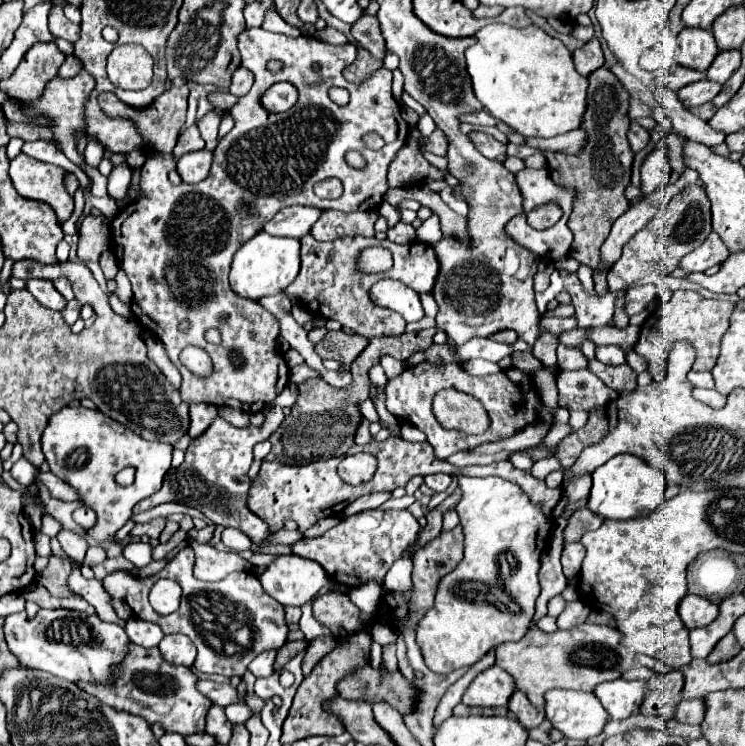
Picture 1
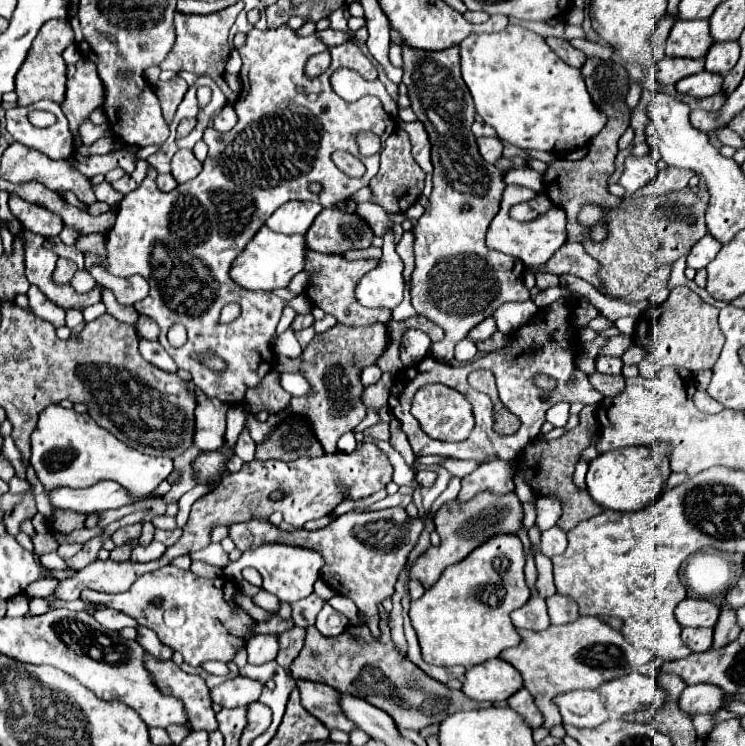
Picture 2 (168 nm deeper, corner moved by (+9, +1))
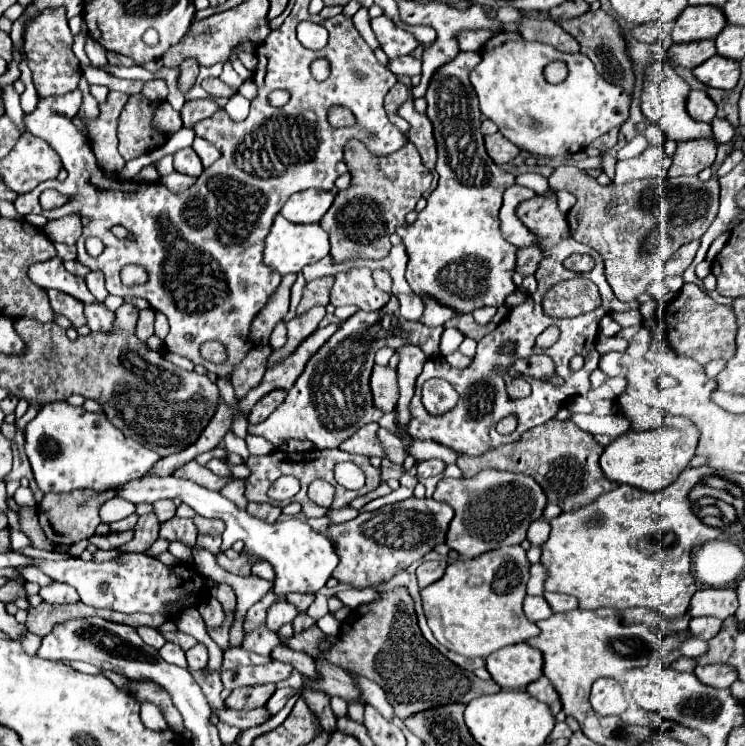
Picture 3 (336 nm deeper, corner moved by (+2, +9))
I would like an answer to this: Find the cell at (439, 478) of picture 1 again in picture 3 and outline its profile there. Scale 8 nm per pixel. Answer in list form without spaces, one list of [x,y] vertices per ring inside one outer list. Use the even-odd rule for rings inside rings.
[[[423,460],[417,464],[417,476],[419,478],[429,478],[429,476],[437,476],[445,470],[445,462],[443,460]]]

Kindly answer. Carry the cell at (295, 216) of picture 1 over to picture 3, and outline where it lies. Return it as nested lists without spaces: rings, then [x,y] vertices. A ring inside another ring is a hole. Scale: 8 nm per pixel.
[[[305,190],[305,192],[297,192],[293,194],[281,214],[297,224],[313,224],[319,222],[323,218],[323,214],[329,210],[329,206],[333,204],[333,194],[325,192],[325,190]]]

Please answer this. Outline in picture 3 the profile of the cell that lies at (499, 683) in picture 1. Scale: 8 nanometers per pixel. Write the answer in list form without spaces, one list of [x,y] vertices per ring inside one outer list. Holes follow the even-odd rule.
[[[513,644],[487,656],[487,670],[501,688],[525,688],[543,676],[543,654],[523,644]]]

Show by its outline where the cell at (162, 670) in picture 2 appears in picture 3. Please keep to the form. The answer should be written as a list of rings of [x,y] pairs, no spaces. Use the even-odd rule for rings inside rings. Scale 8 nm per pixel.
[[[265,706],[255,708],[255,710],[243,710],[243,712],[235,712],[231,708],[225,708],[225,710],[215,710],[215,714],[219,716],[221,722],[237,726],[239,730],[245,730],[245,728],[251,728],[251,726],[259,726],[259,724],[269,720],[269,710]]]

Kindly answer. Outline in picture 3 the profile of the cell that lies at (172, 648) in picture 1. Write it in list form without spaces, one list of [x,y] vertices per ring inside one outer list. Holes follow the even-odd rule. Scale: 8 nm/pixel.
[[[197,642],[191,650],[187,650],[187,664],[189,664],[189,670],[201,670],[207,666],[207,660],[209,660],[209,652],[205,648],[205,644]]]

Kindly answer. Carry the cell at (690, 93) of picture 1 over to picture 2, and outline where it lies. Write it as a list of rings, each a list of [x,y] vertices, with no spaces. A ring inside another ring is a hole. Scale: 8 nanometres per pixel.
[[[704,70],[702,74],[694,74],[680,80],[676,84],[676,90],[678,94],[688,94],[692,98],[706,98],[706,96],[718,94],[720,86],[722,86],[722,76]]]

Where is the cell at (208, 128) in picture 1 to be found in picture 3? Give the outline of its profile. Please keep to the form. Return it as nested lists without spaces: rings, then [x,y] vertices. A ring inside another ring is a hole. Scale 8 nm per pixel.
[[[195,138],[191,148],[195,148],[195,150],[197,150],[197,156],[201,158],[201,162],[203,162],[203,166],[205,166],[205,168],[209,168],[209,166],[219,158],[219,150],[217,150],[213,144],[205,142],[203,138]]]

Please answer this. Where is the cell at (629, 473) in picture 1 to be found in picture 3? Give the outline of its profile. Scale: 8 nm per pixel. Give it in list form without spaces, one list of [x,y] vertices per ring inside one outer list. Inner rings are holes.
[[[669,416],[665,418],[665,426],[657,430],[625,432],[619,438],[615,438],[613,444],[607,446],[603,452],[601,468],[605,476],[613,482],[629,484],[645,492],[659,492],[665,486],[673,484],[677,476],[689,466],[691,458],[695,456],[697,442],[699,442],[699,430],[693,426],[691,420],[683,416]]]

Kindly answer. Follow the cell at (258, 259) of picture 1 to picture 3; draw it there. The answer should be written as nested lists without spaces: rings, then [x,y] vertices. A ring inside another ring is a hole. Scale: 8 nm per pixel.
[[[281,214],[275,218],[271,232],[265,240],[265,264],[277,270],[281,276],[289,272],[301,272],[303,266],[313,264],[329,254],[329,234],[319,224],[295,224],[285,220]]]

